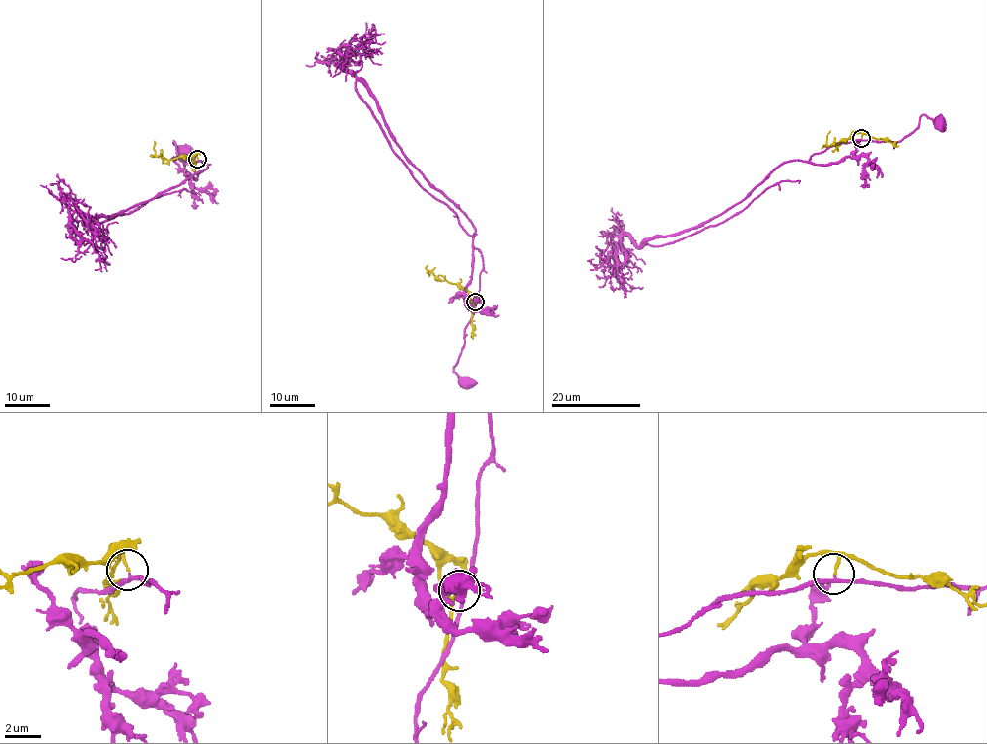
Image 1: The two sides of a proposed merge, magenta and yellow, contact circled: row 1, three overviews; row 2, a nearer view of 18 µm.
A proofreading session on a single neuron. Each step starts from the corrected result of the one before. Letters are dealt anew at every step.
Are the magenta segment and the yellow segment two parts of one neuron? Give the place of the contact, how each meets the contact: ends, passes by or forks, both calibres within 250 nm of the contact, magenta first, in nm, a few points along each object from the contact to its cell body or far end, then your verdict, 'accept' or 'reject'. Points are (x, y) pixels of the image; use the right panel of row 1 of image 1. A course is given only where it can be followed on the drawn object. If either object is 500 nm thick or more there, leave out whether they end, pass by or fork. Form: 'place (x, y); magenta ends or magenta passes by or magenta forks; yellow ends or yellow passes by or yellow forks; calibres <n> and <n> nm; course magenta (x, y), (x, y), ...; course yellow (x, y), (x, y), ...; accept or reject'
place (861, 138); magenta passes by; yellow ends; calibres 170 and 130 nm; course magenta (861, 138), (783, 162), (716, 217), (643, 245), (661, 246), (716, 226), (779, 181), (799, 183); course yellow (861, 138), (861, 133), (854, 133), (837, 146), (828, 145), (827, 135), (830, 131); accept

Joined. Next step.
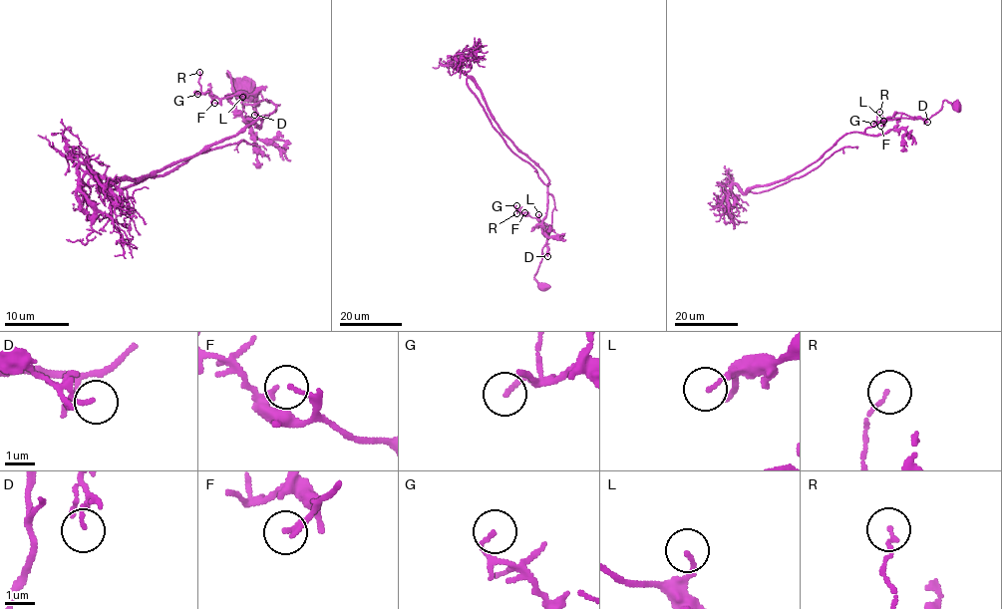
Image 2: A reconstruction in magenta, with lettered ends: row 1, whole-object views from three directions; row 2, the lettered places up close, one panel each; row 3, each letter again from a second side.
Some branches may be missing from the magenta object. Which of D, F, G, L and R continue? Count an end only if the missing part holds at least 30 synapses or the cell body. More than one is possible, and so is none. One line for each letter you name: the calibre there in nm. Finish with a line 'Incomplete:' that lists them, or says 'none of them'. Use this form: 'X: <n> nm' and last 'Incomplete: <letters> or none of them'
Incomplete: none of them

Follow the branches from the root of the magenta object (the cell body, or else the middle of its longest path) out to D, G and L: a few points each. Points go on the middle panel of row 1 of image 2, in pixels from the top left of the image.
D: (500, 128), (534, 161), (549, 180), (547, 191), (553, 197), (554, 206), (544, 245), (547, 256)
G: (500, 128), (547, 177), (547, 191), (554, 205), (551, 229), (548, 232), (542, 222), (525, 215), (516, 205)
L: (500, 128), (548, 179), (547, 191), (554, 205), (548, 232), (538, 214)

